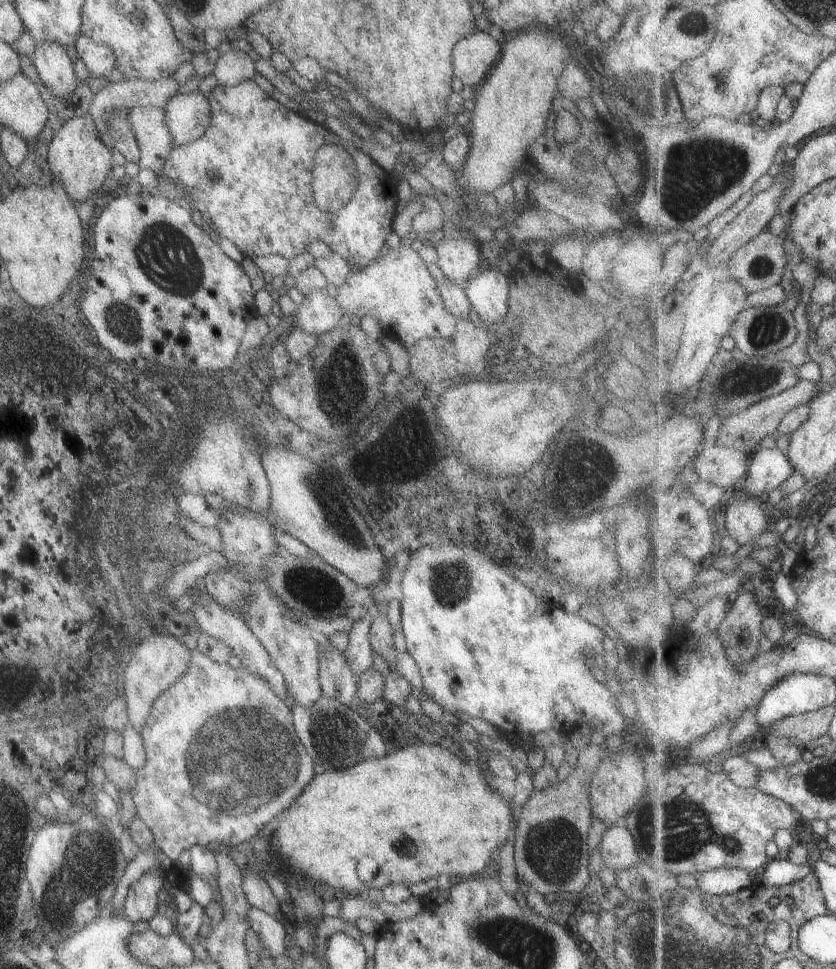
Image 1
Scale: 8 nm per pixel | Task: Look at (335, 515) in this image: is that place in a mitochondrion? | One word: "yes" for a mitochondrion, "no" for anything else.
yes

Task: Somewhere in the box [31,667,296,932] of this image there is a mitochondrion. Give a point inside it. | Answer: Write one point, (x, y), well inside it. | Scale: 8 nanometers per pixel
(82, 867)

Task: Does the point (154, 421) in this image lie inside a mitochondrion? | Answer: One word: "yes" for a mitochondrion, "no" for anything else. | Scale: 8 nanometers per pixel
no

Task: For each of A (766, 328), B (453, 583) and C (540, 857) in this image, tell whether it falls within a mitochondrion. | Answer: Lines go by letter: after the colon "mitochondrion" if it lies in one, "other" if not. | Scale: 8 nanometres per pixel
A: mitochondrion
B: mitochondrion
C: mitochondrion

